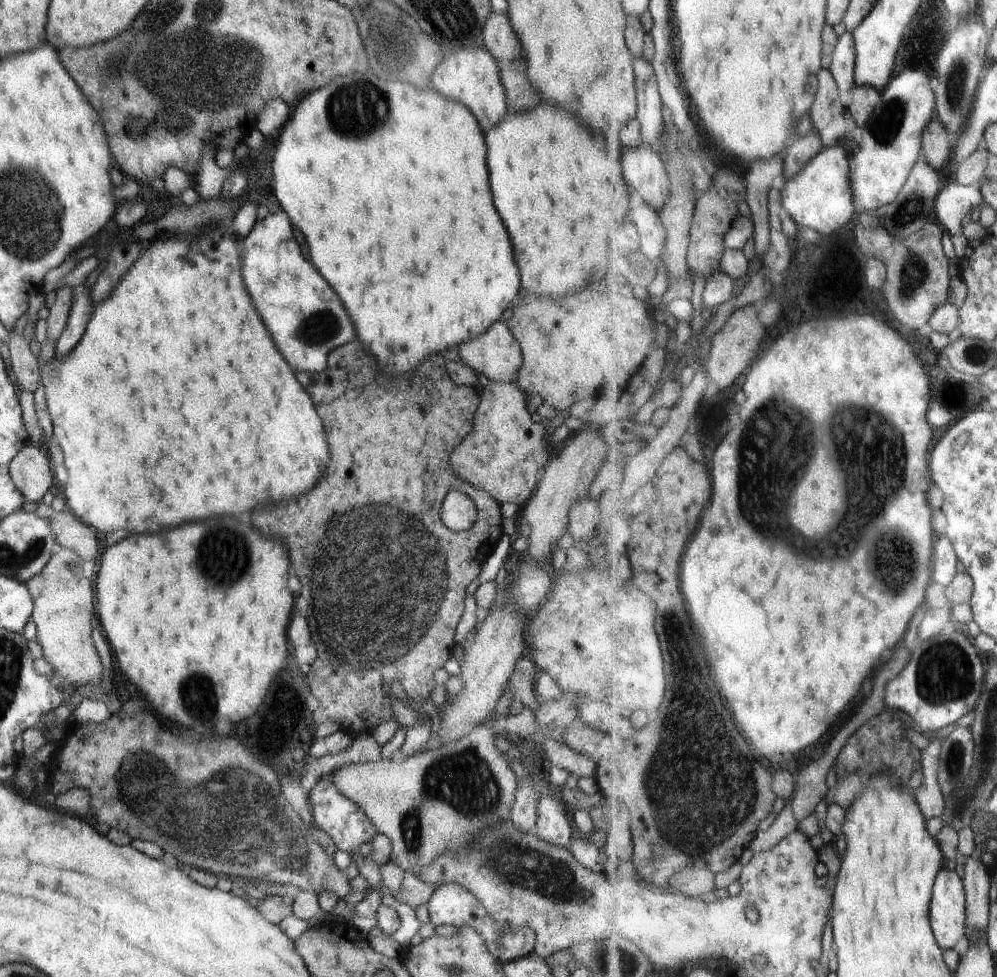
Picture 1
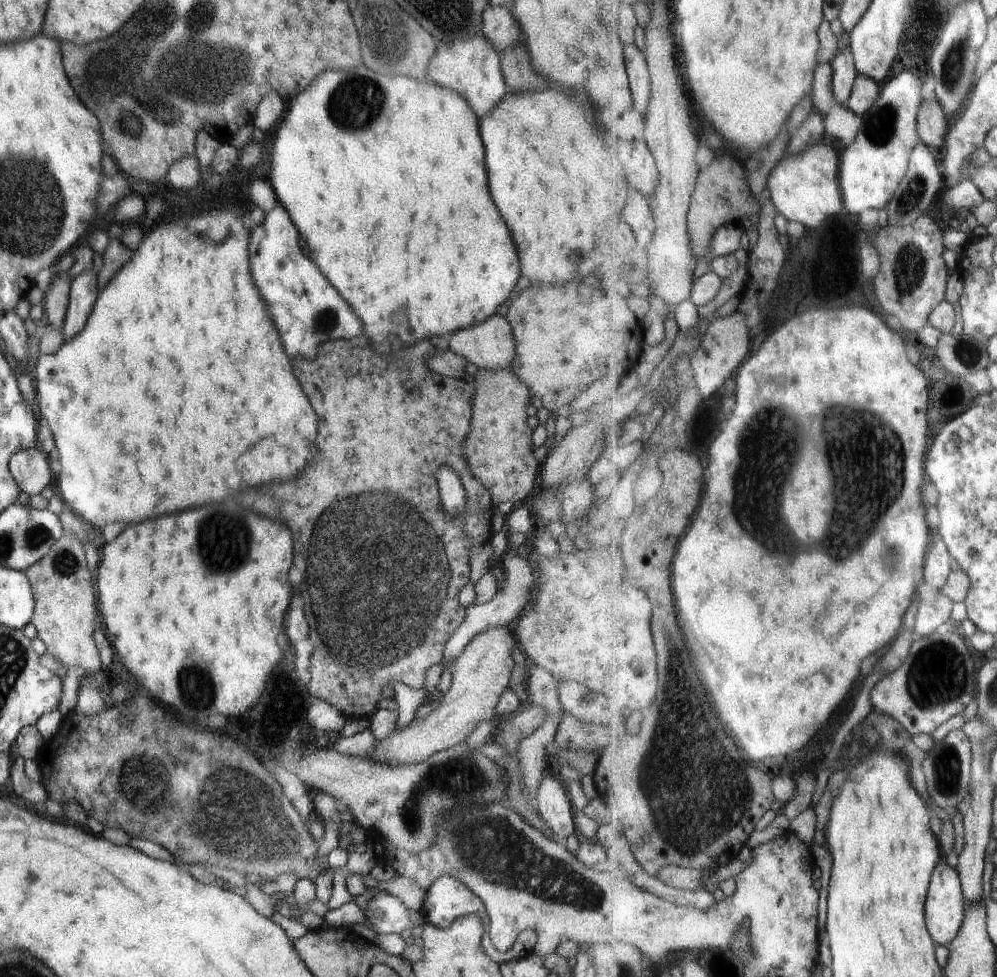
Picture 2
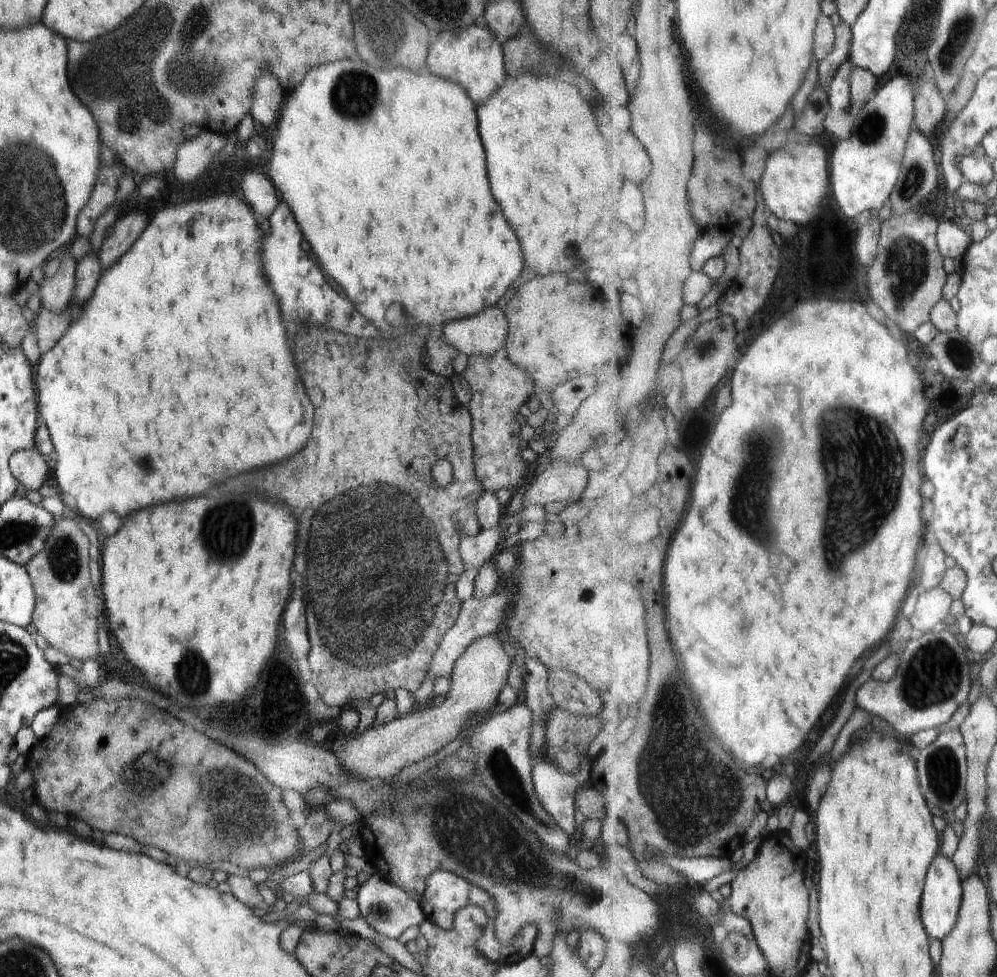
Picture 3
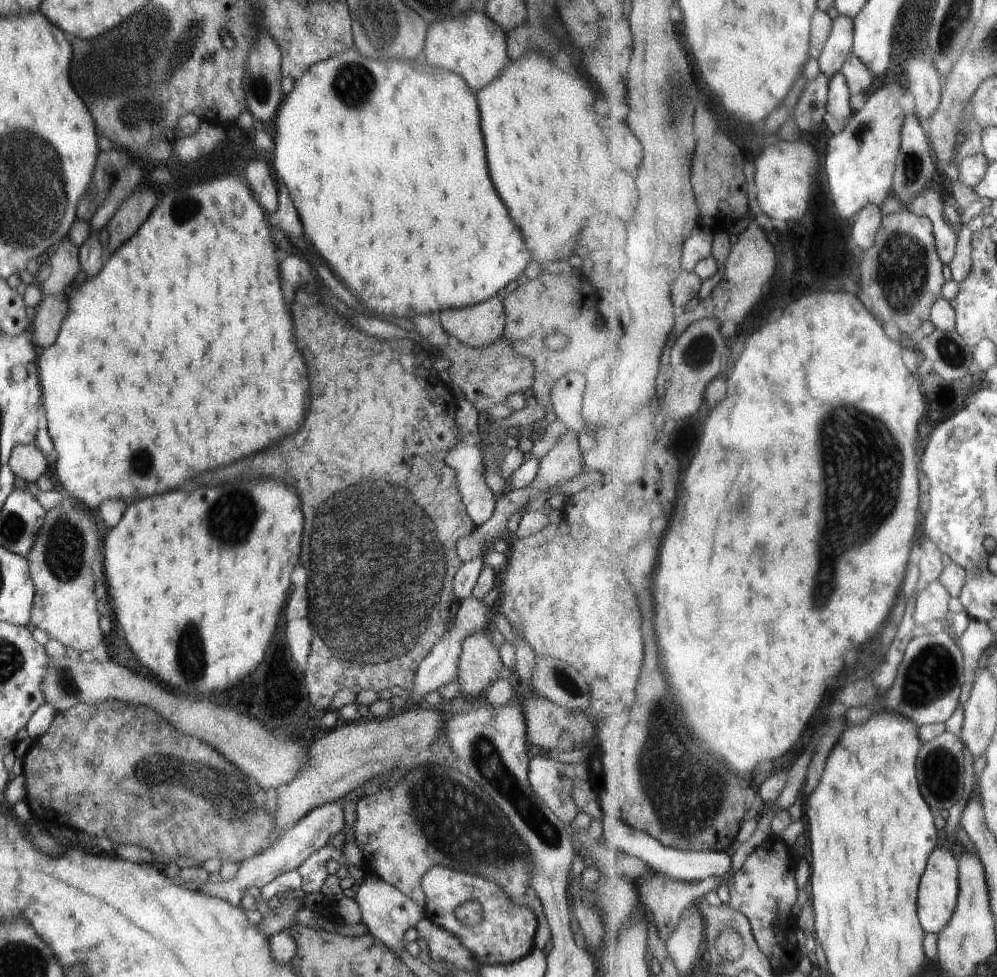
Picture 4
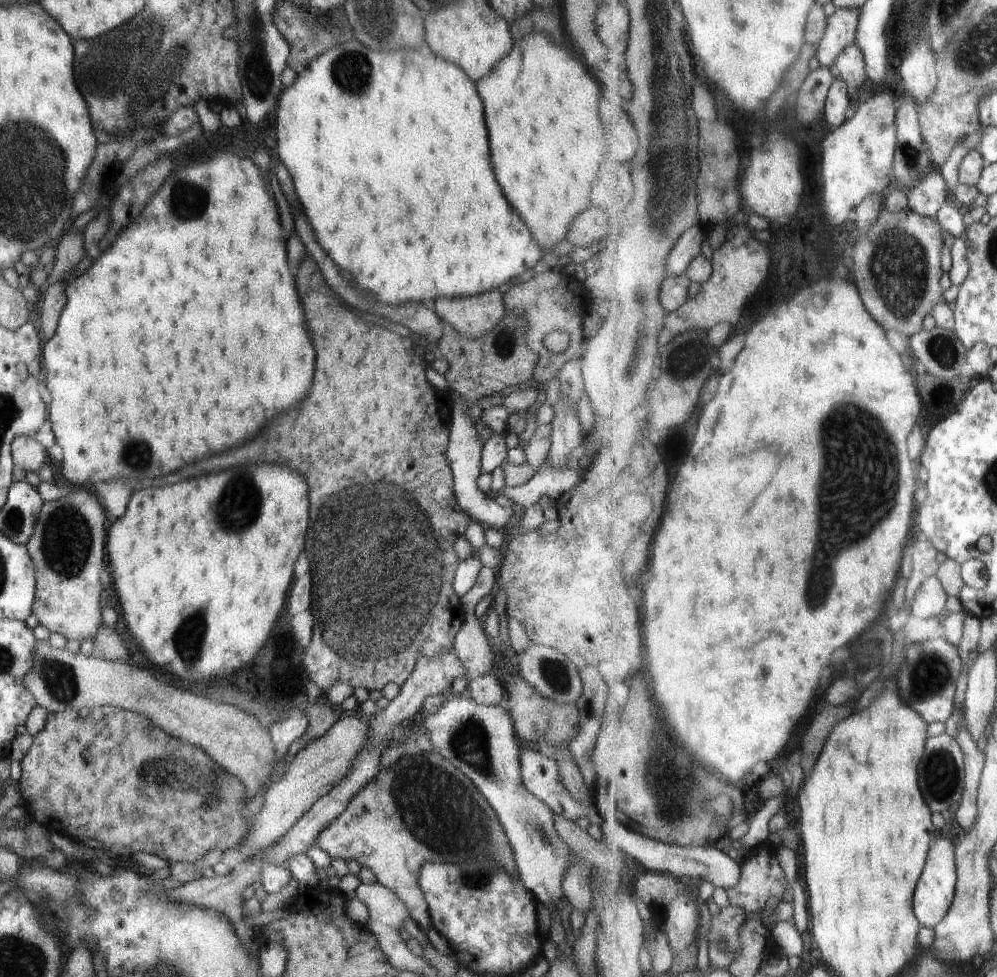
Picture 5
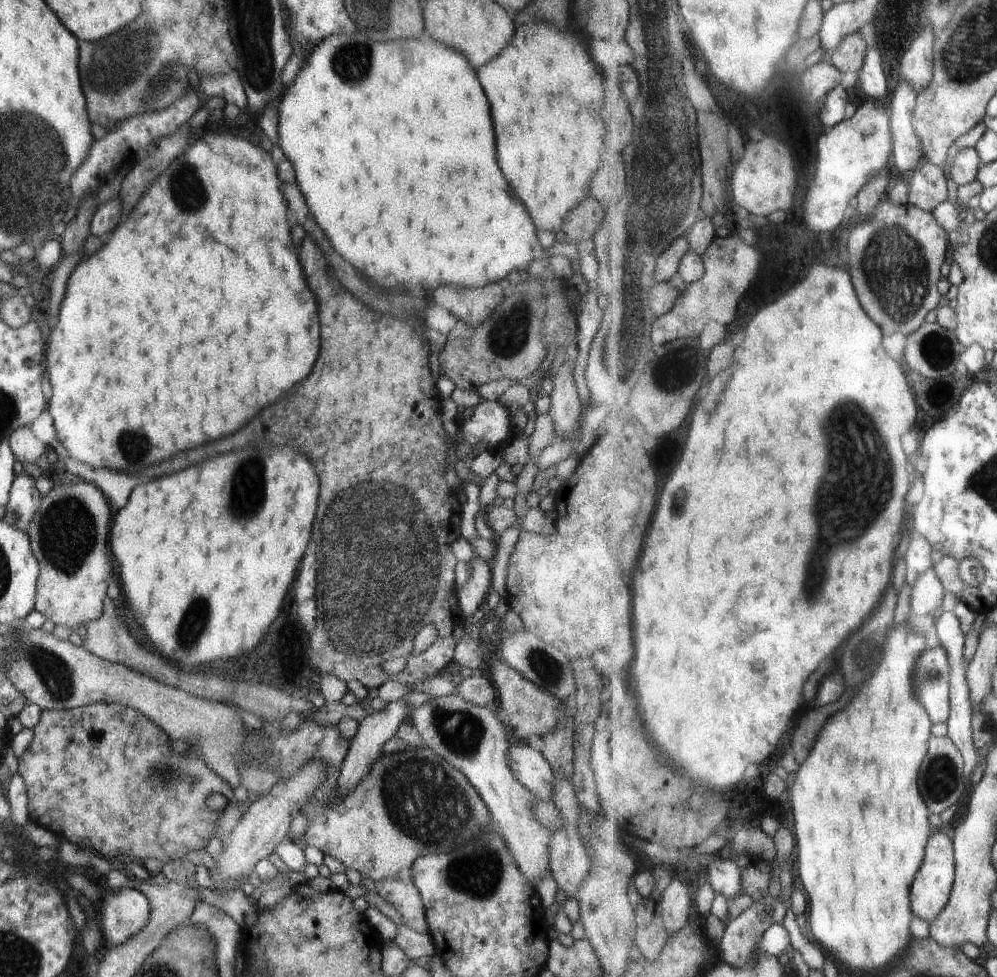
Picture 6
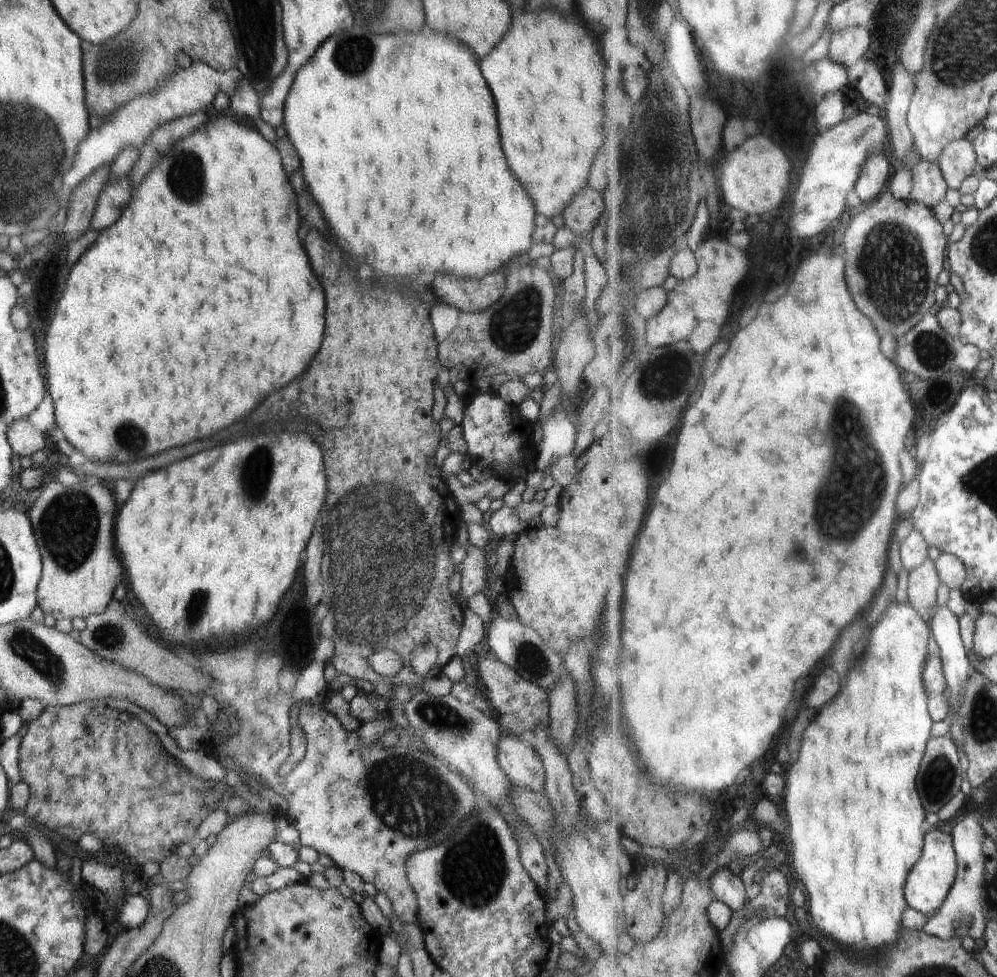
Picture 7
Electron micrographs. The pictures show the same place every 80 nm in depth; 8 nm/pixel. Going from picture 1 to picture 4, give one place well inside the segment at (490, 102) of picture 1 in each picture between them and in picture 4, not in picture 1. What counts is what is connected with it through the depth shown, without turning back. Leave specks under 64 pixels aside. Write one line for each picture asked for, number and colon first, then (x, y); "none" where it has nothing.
2: (472, 67)
3: (473, 58)
4: (472, 46)

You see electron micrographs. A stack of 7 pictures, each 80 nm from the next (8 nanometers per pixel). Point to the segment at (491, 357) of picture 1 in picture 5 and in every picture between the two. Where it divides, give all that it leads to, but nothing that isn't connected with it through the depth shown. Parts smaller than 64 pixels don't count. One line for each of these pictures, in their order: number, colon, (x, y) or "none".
2: (491, 345)
3: (484, 334)
4: (478, 326)
5: (473, 317)

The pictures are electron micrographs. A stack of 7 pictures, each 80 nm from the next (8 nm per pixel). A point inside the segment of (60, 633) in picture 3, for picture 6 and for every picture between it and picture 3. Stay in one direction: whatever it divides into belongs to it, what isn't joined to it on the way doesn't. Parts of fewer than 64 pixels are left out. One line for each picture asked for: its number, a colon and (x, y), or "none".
4: (65, 605)
5: (67, 546)
6: (68, 535)

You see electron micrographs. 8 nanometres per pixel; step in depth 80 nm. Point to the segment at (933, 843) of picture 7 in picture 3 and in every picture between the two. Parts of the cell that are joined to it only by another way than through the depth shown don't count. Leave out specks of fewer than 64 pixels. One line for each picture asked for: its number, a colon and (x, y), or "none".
3: (944, 894)
4: (941, 890)
5: (937, 893)
6: (933, 890)

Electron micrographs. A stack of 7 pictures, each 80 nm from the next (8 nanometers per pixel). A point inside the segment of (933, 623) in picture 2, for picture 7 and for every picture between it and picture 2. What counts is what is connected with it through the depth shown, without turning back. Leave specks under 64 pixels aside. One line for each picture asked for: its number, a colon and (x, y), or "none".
3: (934, 606)
4: (934, 603)
5: (932, 599)
6: (928, 595)
7: (924, 583)

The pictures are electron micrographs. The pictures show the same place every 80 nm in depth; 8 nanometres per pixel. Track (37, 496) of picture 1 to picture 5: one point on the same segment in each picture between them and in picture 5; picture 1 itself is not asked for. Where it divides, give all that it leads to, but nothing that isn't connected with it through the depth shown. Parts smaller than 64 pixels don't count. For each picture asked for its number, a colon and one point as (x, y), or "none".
2: (29, 468)
3: (28, 466)
4: (27, 461)
5: (27, 453)

